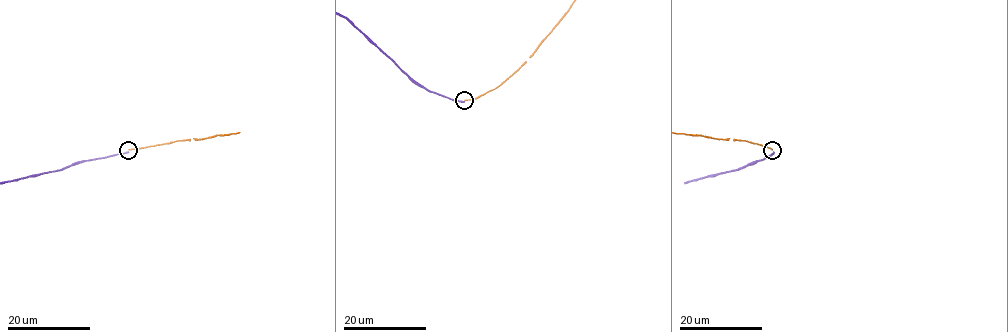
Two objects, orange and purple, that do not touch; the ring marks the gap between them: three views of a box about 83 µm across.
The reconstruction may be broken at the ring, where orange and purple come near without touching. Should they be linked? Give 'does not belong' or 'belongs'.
does not belong

